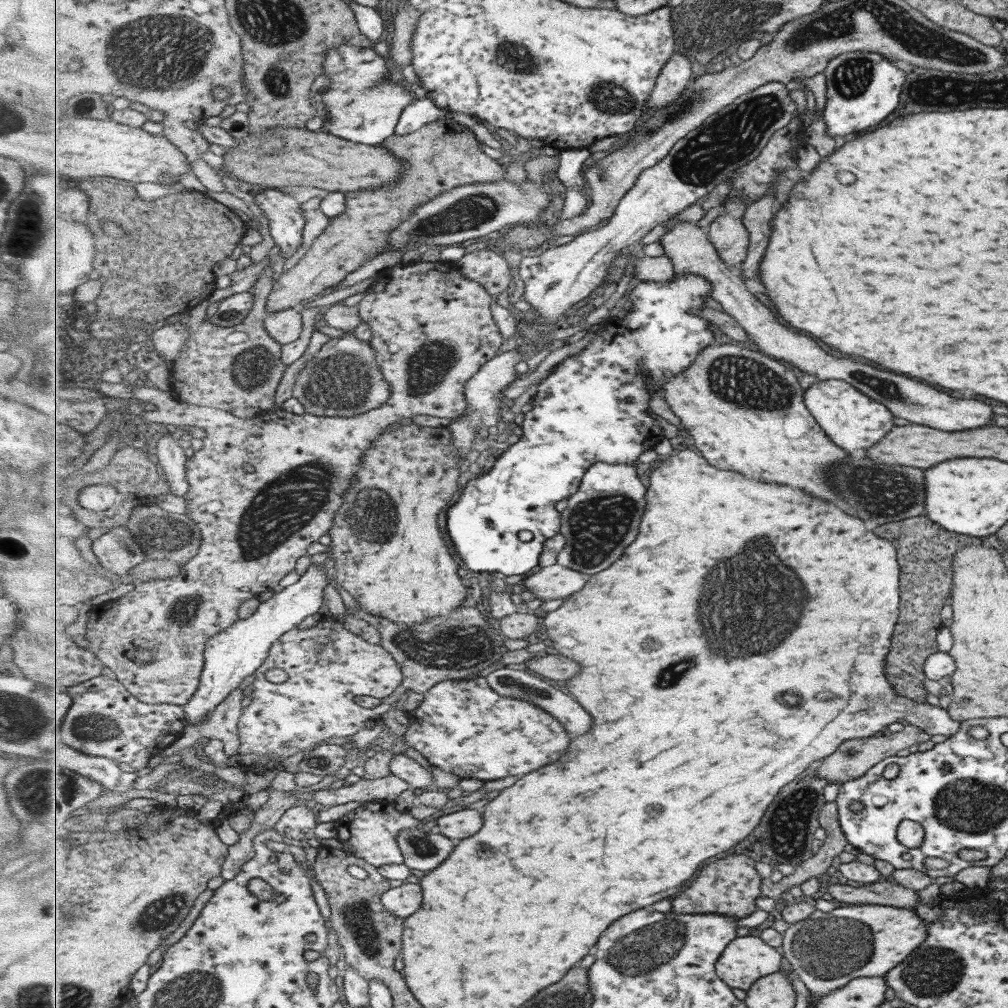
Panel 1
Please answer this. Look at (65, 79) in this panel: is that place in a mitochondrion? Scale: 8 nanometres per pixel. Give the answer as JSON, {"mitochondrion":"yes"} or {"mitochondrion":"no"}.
{"mitochondrion":"no"}

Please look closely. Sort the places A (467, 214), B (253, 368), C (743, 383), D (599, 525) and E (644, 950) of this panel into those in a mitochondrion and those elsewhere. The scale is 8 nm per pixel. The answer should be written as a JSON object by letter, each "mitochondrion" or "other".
{"A":"mitochondrion","B":"mitochondrion","C":"mitochondrion","D":"mitochondrion","E":"mitochondrion"}

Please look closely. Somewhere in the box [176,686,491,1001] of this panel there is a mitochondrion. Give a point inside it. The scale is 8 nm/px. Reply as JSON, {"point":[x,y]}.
{"point":[357,914]}

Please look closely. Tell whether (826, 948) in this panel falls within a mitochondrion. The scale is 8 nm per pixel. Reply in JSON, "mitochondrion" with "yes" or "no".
{"mitochondrion":"yes"}

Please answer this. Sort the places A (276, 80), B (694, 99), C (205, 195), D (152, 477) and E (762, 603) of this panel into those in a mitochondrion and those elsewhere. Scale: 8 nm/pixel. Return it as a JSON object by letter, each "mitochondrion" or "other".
{"A":"mitochondrion","B":"mitochondrion","C":"other","D":"other","E":"mitochondrion"}

